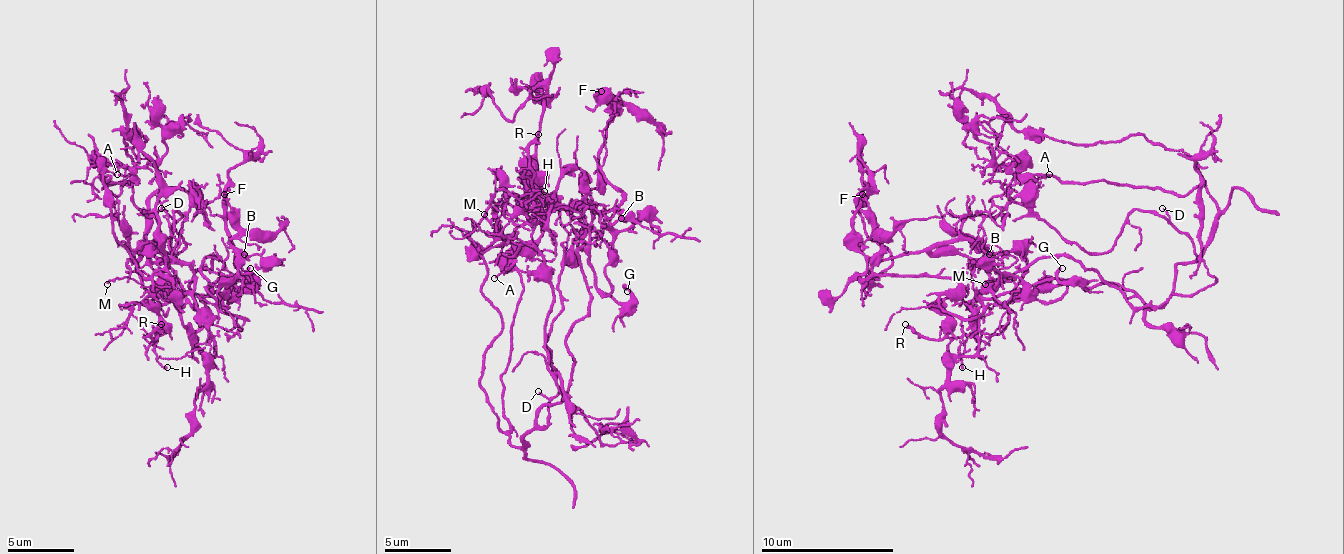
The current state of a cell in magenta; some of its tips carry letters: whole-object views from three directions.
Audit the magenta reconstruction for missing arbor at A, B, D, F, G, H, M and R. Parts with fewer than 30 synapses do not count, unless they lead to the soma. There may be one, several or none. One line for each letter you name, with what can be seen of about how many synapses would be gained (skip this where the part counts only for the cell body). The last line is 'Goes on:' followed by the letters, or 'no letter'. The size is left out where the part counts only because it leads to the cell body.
G: 60 syn
Goes on: G

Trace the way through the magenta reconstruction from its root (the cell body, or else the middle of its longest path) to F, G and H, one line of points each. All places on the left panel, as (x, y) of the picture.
F: (177, 304), (194, 307), (210, 254), (210, 294), (244, 317), (224, 307), (240, 268), (224, 194)
G: (177, 304), (194, 307), (190, 278), (210, 254), (200, 264), (210, 291), (220, 278), (254, 281), (250, 268)
H: (177, 304), (194, 307), (190, 278), (210, 254), (200, 264), (210, 307), (187, 294), (147, 297), (167, 367)

